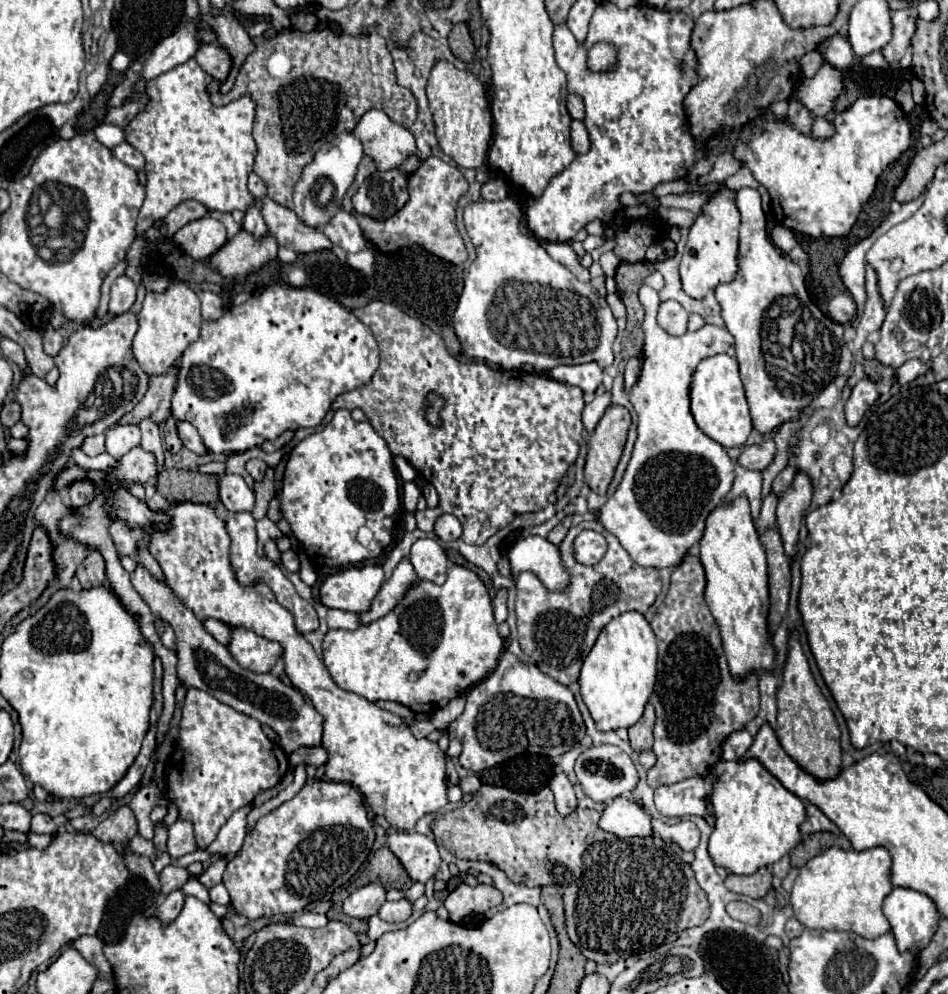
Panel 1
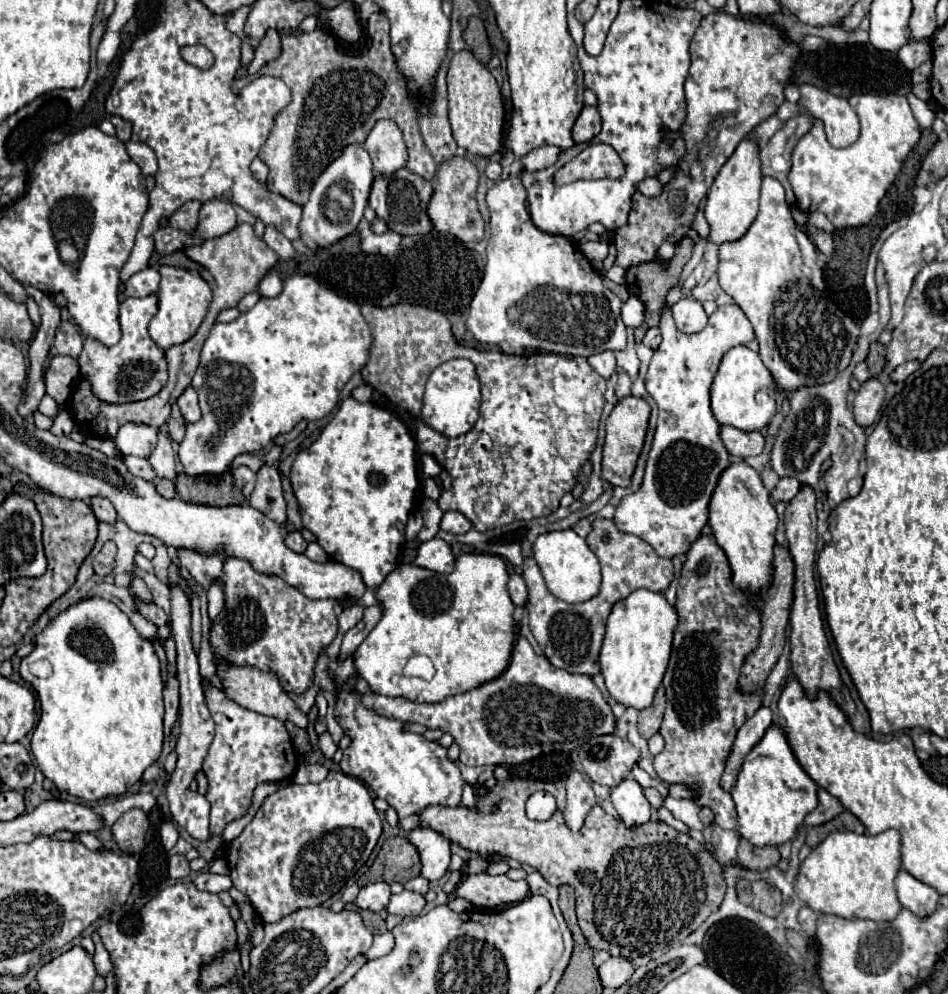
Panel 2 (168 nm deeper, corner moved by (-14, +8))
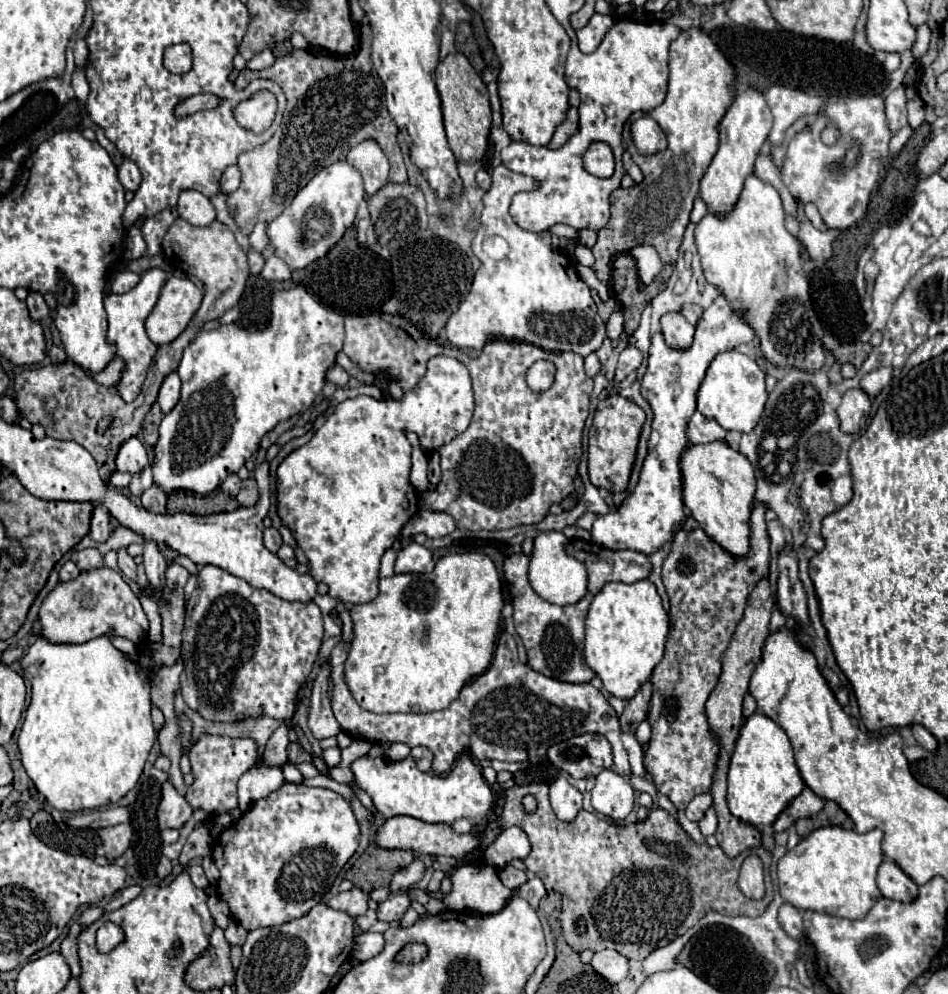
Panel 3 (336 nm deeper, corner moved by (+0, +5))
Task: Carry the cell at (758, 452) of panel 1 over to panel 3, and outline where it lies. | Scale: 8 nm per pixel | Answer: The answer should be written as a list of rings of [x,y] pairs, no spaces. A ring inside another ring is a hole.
[[[695,411],[695,415],[689,421],[687,435],[689,435],[691,443],[695,443],[695,445],[703,443],[705,445],[705,443],[713,443],[713,441],[725,441],[727,431],[721,425],[717,425],[713,419],[707,419],[705,415]]]

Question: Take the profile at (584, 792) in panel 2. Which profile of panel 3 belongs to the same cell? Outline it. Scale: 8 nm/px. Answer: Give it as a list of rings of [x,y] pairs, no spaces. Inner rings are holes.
[[[559,777],[553,781],[549,795],[551,795],[551,807],[557,815],[557,819],[561,819],[565,823],[571,823],[583,807],[583,803],[581,803],[583,795],[565,777]]]

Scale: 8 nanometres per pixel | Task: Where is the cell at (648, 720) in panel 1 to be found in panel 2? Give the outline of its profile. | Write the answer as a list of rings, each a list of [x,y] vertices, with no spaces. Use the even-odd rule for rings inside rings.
[[[659,688],[655,692],[653,704],[649,708],[639,710],[639,720],[637,720],[639,734],[643,738],[651,738],[653,734],[657,734],[659,732],[659,726],[663,722],[663,714],[665,714],[665,690]]]

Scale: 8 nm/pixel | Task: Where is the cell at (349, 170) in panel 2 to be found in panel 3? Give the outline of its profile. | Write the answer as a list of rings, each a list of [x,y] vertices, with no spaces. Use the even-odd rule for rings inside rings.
[[[337,161],[321,169],[293,199],[293,203],[269,223],[267,233],[275,245],[275,255],[291,269],[303,269],[323,257],[351,227],[359,203],[367,197],[361,173],[347,161]]]

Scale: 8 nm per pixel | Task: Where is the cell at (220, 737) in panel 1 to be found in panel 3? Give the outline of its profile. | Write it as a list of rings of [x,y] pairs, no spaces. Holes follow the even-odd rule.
[[[203,733],[189,753],[195,783],[187,789],[185,799],[193,809],[201,809],[207,815],[231,813],[237,807],[237,781],[239,777],[257,765],[259,753],[253,737],[229,737]]]

